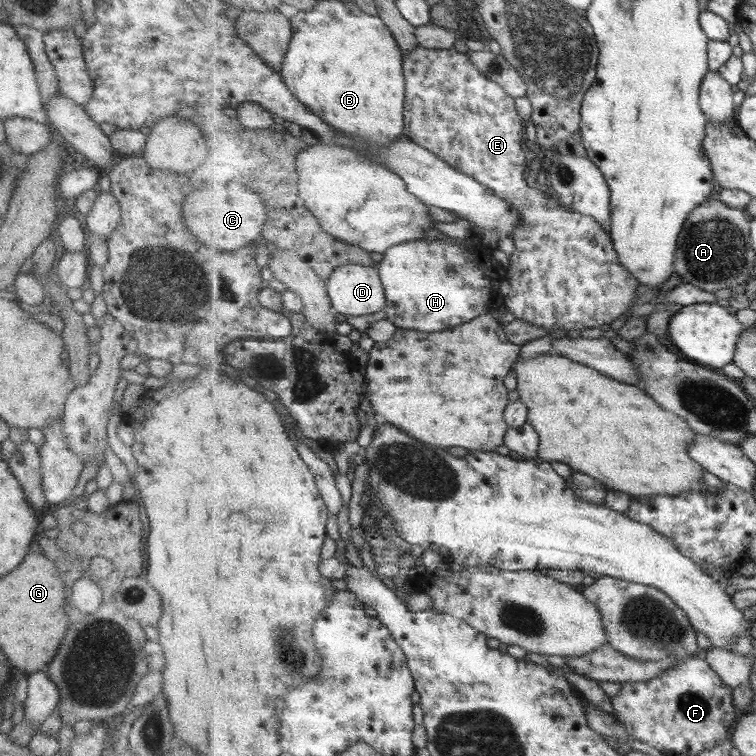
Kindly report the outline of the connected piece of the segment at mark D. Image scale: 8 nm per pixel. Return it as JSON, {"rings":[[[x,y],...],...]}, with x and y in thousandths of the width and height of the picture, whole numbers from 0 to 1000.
{"rings":[[[462,349],[446,354],[431,372],[435,394],[450,419],[488,418],[509,410],[509,377],[499,353]]]}

